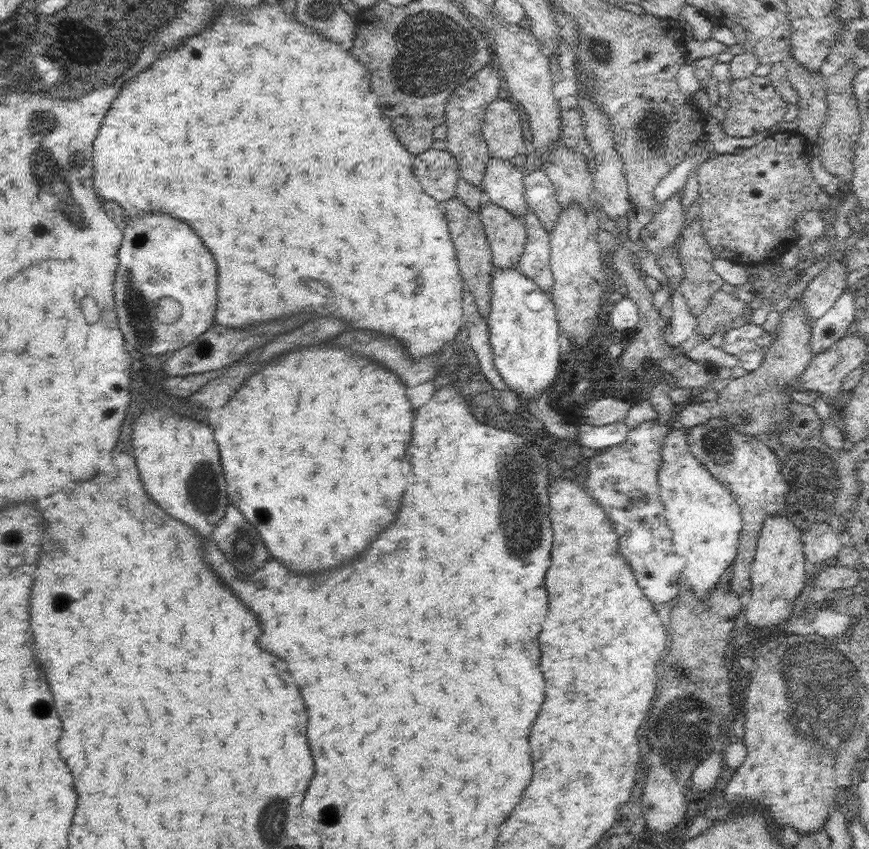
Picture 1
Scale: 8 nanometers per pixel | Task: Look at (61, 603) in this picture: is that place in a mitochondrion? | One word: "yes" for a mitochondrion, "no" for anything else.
no

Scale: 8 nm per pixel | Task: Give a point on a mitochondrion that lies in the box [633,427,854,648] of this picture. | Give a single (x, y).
(815, 476)

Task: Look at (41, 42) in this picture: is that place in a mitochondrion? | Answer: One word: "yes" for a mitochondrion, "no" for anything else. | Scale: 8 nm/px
no

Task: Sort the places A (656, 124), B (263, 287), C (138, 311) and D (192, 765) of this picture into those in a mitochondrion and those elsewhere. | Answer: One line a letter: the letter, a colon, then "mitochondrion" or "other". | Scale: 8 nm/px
A: mitochondrion
B: other
C: mitochondrion
D: other

